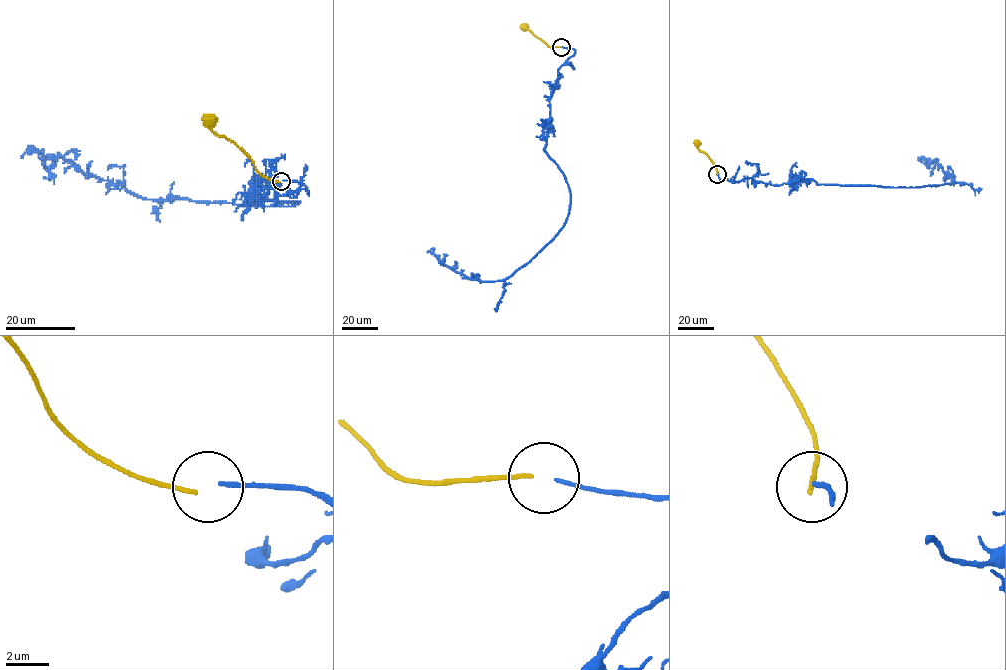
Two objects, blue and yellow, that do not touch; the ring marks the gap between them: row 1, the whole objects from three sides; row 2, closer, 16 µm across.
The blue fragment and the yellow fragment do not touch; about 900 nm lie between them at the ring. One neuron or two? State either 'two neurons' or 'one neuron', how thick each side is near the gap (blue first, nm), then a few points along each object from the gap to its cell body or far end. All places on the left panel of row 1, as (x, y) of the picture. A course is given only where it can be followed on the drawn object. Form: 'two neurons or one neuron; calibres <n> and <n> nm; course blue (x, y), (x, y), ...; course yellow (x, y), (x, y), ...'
one neuron; calibres 180 and 200 nm; course blue (282, 181), (308, 194), (270, 187), (249, 200), (299, 201), (285, 206), (143, 199), (60, 157), (21, 157); course yellow (279, 181), (269, 180), (236, 145), (216, 135), (210, 120)

